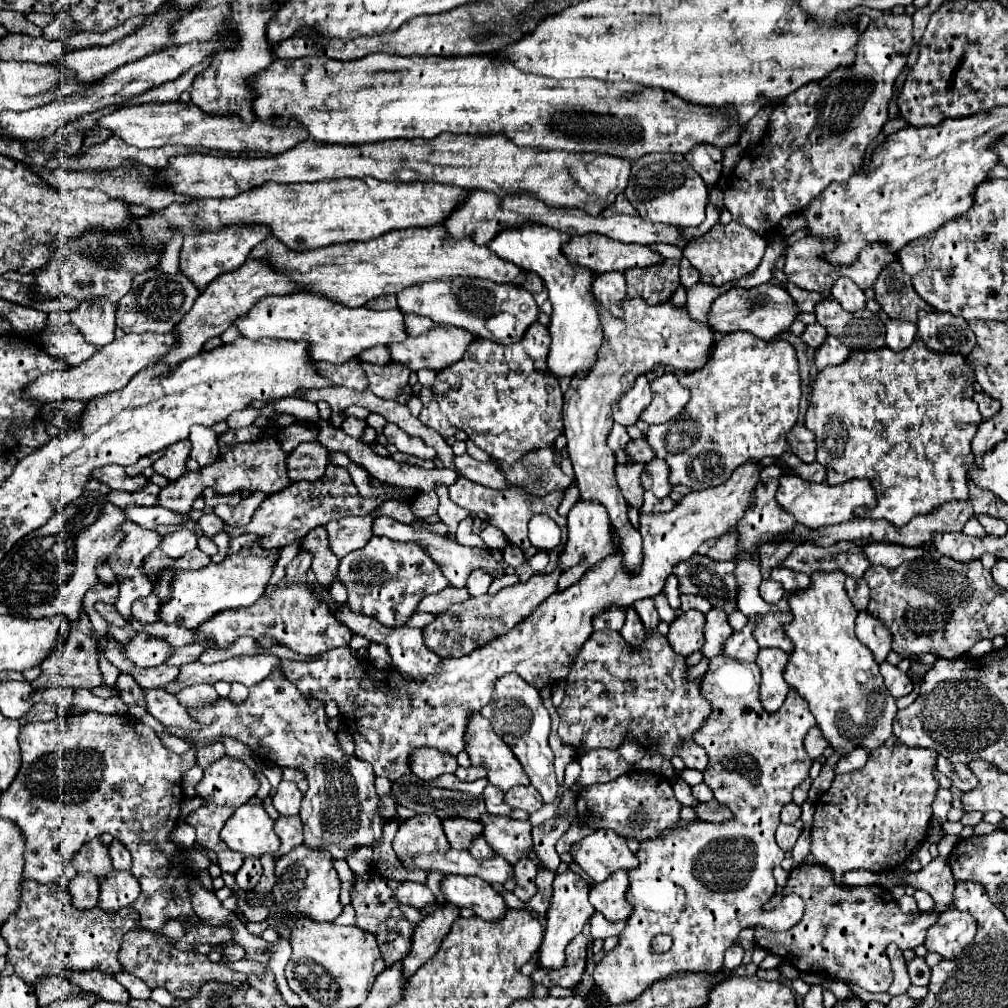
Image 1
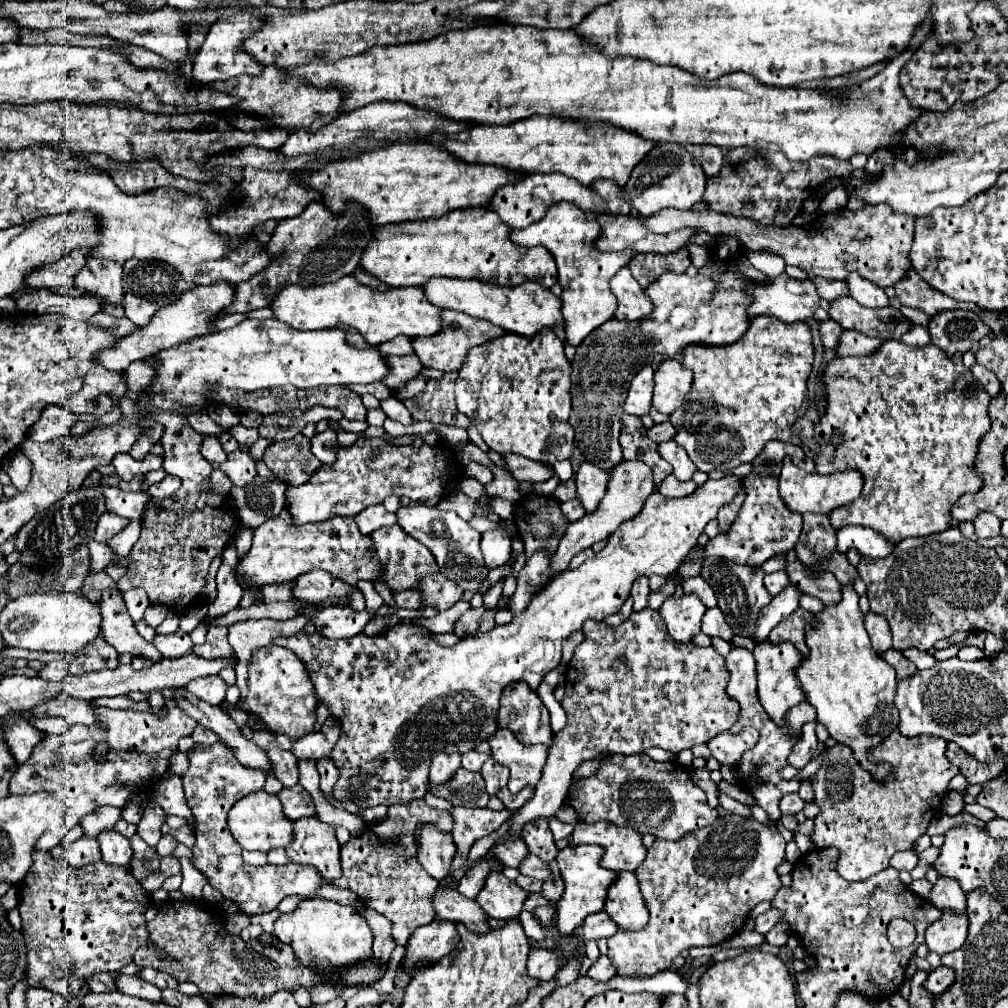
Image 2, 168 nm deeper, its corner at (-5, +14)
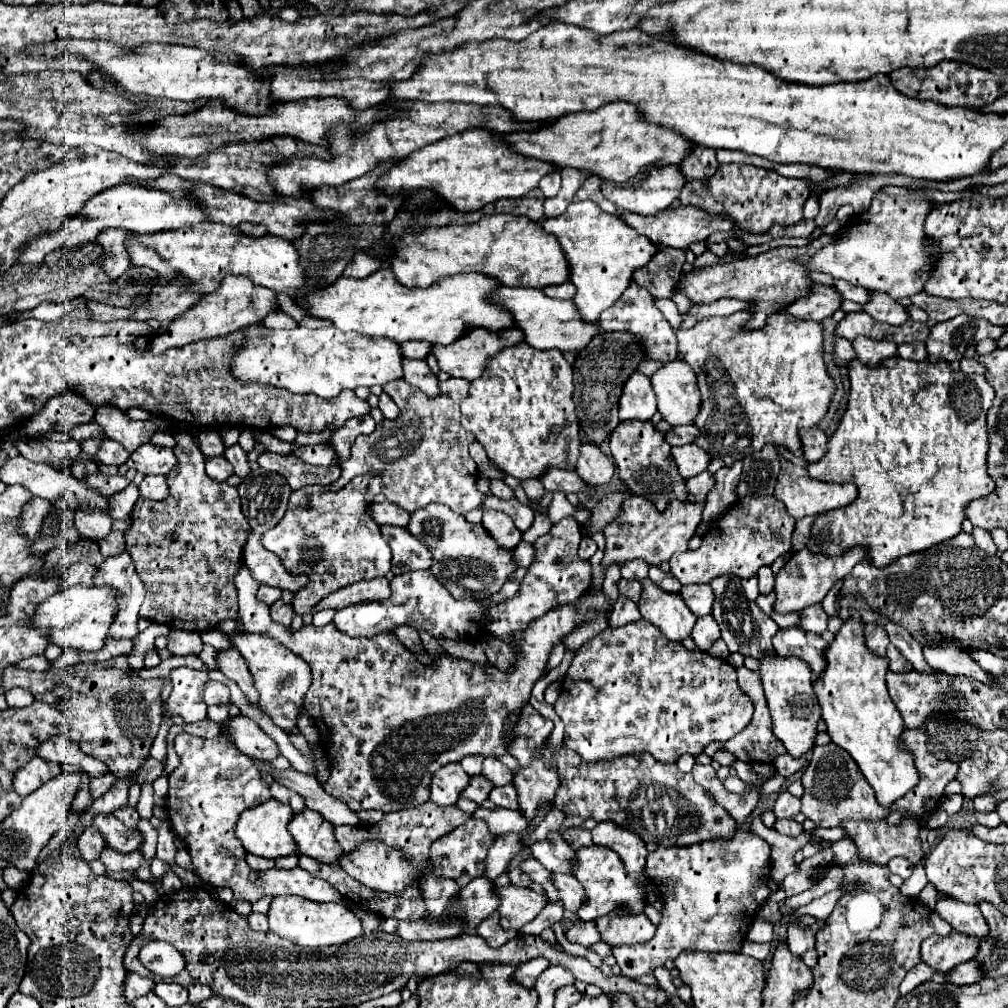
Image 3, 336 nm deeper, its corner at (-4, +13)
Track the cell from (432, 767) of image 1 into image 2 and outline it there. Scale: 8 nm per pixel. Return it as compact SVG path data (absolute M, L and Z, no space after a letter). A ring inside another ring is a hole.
M435 753L435 757L431 759L431 767L429 767L429 781L431 783L445 783L453 773L455 769L461 767L461 755L459 753Z

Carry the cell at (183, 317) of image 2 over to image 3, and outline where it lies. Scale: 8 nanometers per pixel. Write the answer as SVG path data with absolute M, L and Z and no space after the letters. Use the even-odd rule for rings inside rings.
M226 276L216 292L206 294L196 306L188 308L176 320L168 322L166 334L154 338L148 348L152 354L162 354L168 348L186 346L186 344L192 344L192 342L198 342L204 338L214 338L214 336L222 336L228 332L236 332L236 330L242 330L242 328L252 326L252 324L262 324L262 320L270 312L276 312L276 310L278 310L276 294L270 294L270 290L250 282L250 278Z

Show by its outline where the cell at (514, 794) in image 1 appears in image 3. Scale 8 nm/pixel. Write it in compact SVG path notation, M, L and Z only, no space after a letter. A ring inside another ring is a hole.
M506 784L506 786L496 786L492 788L490 796L488 796L496 806L500 808L510 808L510 810L518 810L518 792L514 784Z

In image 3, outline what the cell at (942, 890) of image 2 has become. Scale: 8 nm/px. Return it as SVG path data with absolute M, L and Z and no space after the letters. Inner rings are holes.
M954 898L938 900L938 914L960 934L974 936L978 940L986 938L990 928L976 904L962 904Z

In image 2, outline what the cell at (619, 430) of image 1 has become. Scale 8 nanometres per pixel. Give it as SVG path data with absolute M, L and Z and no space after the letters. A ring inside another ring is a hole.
M627 413L623 415L619 441L623 447L623 459L625 461L639 459L653 469L655 485L659 485L659 481L663 481L663 477L667 477L671 473L671 465L659 457L657 443L653 443L647 437L647 429L643 427L643 423L637 415L627 415Z

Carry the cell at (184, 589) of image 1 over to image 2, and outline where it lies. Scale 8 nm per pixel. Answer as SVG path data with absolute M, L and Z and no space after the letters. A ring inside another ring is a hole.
M283 509L279 513L279 517L273 517L271 521L265 521L263 525L259 525L253 531L253 545L251 549L243 555L243 559L237 561L235 565L235 581L245 589L245 587L263 587L269 583L283 583L283 581L291 581L303 573L309 573L313 569L325 569L329 571L333 577L355 585L359 579L369 579L375 581L379 577L379 565L375 561L375 557L371 557L367 553L367 545L371 545L371 539L367 535L361 535L355 521L351 517L333 517L327 519L323 523L307 523L307 525L291 525L291 515Z

